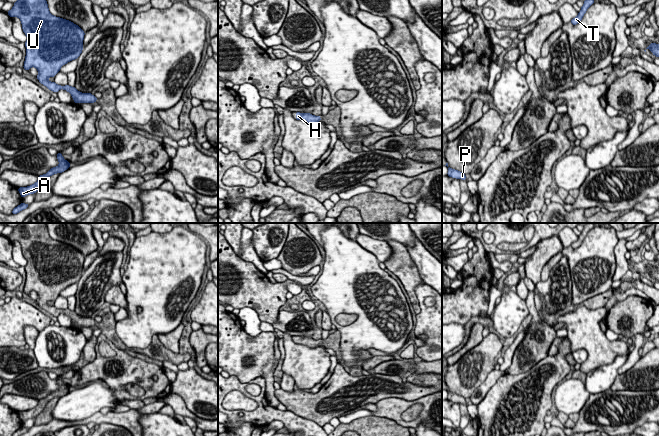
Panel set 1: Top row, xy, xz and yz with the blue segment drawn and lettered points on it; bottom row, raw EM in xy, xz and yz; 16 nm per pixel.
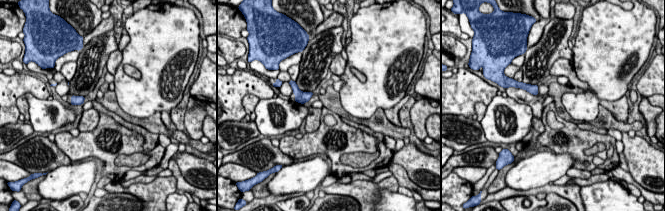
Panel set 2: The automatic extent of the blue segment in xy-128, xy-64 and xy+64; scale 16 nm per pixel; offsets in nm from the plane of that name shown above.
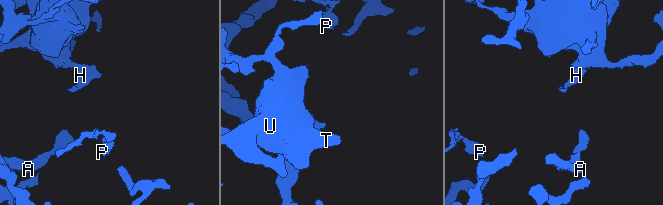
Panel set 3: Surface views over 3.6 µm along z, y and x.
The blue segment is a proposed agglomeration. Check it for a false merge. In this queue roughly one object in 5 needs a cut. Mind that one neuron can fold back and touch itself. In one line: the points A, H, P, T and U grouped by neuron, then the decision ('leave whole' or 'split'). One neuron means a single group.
A H P T U | leave whole

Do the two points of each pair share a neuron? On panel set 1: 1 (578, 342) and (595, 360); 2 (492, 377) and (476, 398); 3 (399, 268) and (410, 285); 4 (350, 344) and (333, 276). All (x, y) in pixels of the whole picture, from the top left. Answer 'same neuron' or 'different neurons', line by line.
1: same neuron
2: same neuron
3: same neuron
4: same neuron

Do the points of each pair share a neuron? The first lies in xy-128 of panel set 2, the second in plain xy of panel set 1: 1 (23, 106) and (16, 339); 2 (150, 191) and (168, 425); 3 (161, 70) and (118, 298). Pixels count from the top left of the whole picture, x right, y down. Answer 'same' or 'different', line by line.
1: different
2: different
3: different

